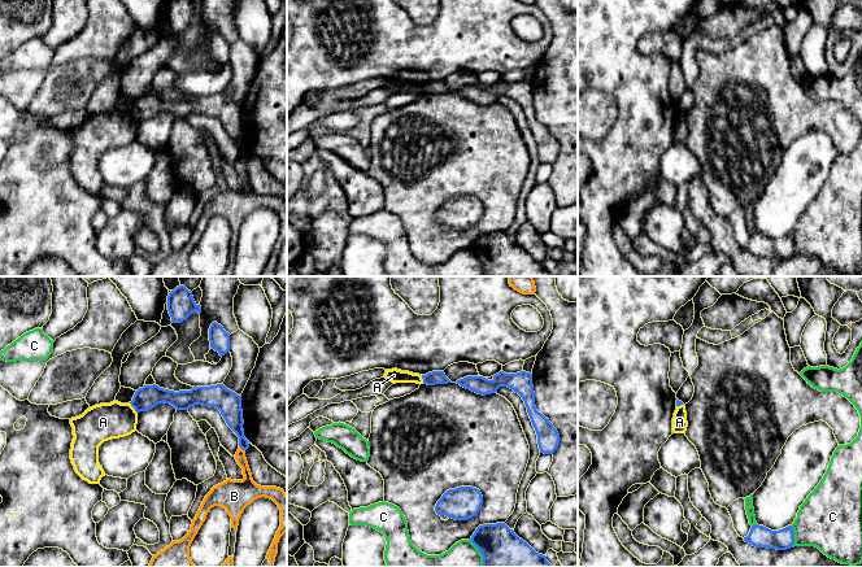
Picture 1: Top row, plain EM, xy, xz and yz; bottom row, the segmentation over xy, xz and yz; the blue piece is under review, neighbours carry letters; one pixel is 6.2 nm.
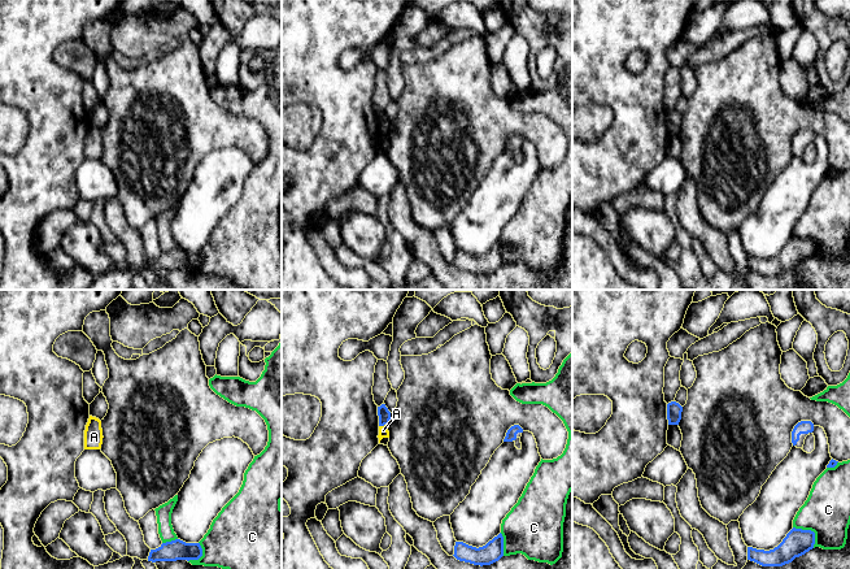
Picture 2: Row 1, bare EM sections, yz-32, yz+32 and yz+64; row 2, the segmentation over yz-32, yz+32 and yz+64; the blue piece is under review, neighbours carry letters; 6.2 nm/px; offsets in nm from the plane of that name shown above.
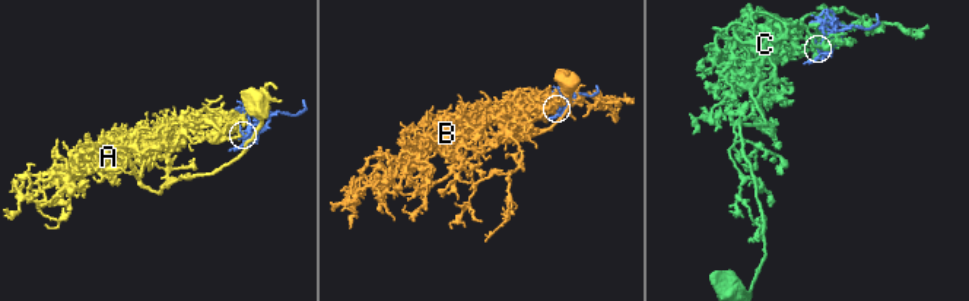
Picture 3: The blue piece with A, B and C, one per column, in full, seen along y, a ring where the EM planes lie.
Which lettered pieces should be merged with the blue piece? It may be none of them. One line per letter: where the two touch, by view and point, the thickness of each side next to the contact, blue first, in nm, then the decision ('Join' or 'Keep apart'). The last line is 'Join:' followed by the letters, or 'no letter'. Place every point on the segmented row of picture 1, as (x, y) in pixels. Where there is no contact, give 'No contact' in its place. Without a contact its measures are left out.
A: Touches blue at xy (133, 406). Thickness 140 nm (blue) against 220 nm. Keep apart
B: Touches blue at xy (242, 448). Thickness 130 nm (blue) against 120 nm. Keep apart
C: Touches blue at yz (793, 536). Thickness 140 nm (blue) against 380 nm. Keep apart
Join: no letter

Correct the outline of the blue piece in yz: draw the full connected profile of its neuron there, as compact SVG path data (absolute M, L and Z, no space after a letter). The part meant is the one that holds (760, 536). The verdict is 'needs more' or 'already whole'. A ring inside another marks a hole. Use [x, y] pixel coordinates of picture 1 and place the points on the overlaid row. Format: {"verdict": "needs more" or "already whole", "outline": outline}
{"verdict": "already whole", "outline": "M753 525L745 542L752 544L756 548L767 548L776 550L787 550L794 545L794 532L792 525L788 525L779 531L771 531L763 525Z"}

